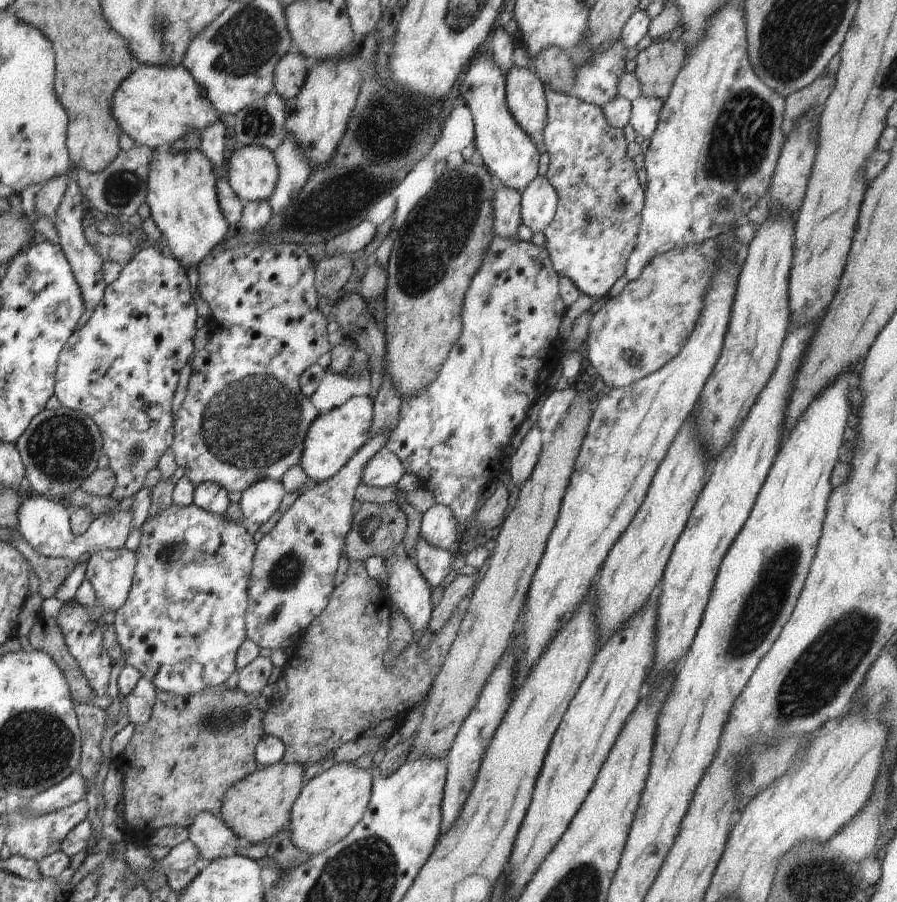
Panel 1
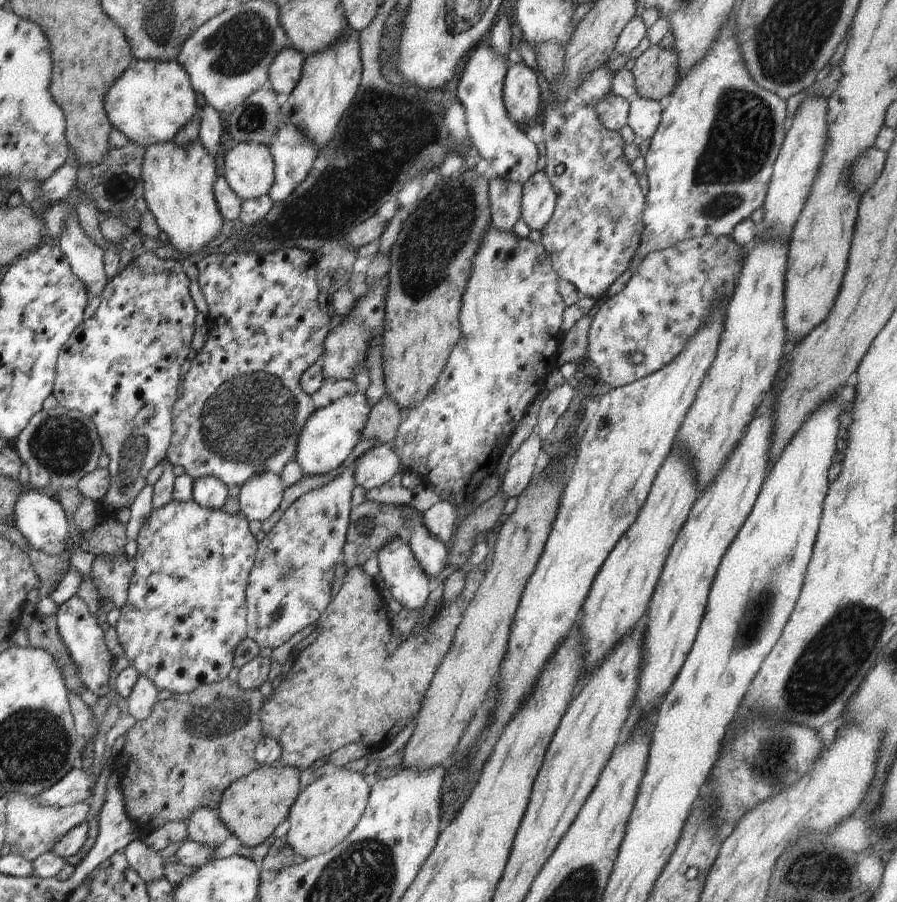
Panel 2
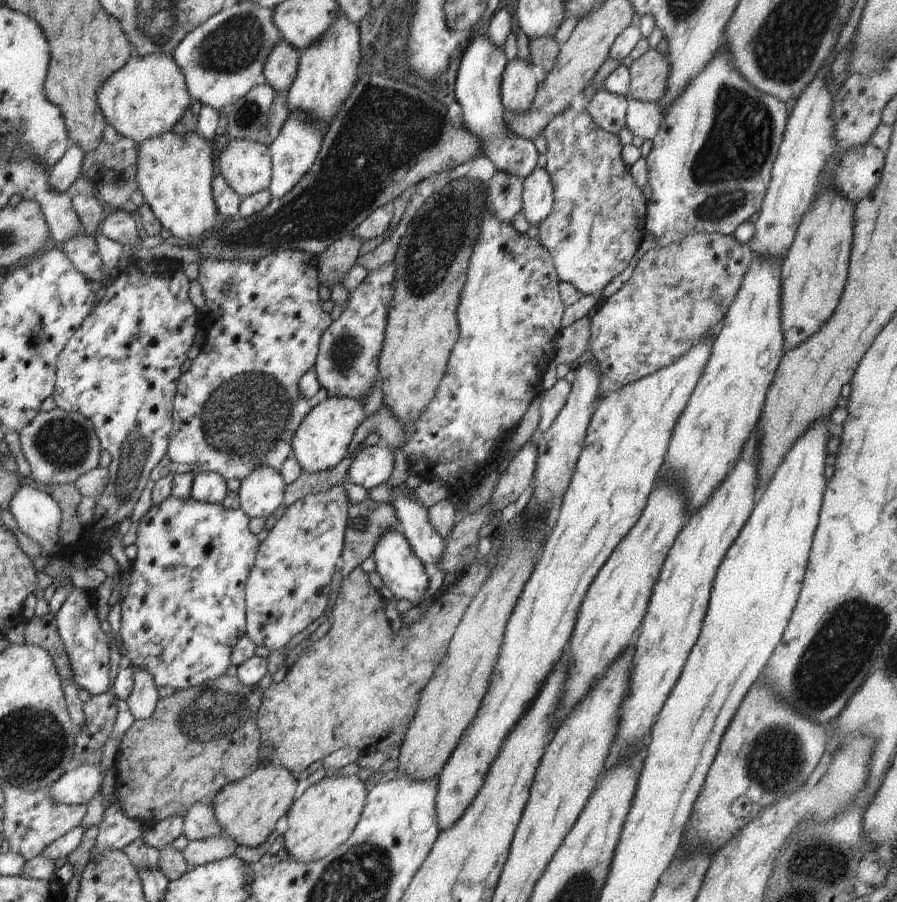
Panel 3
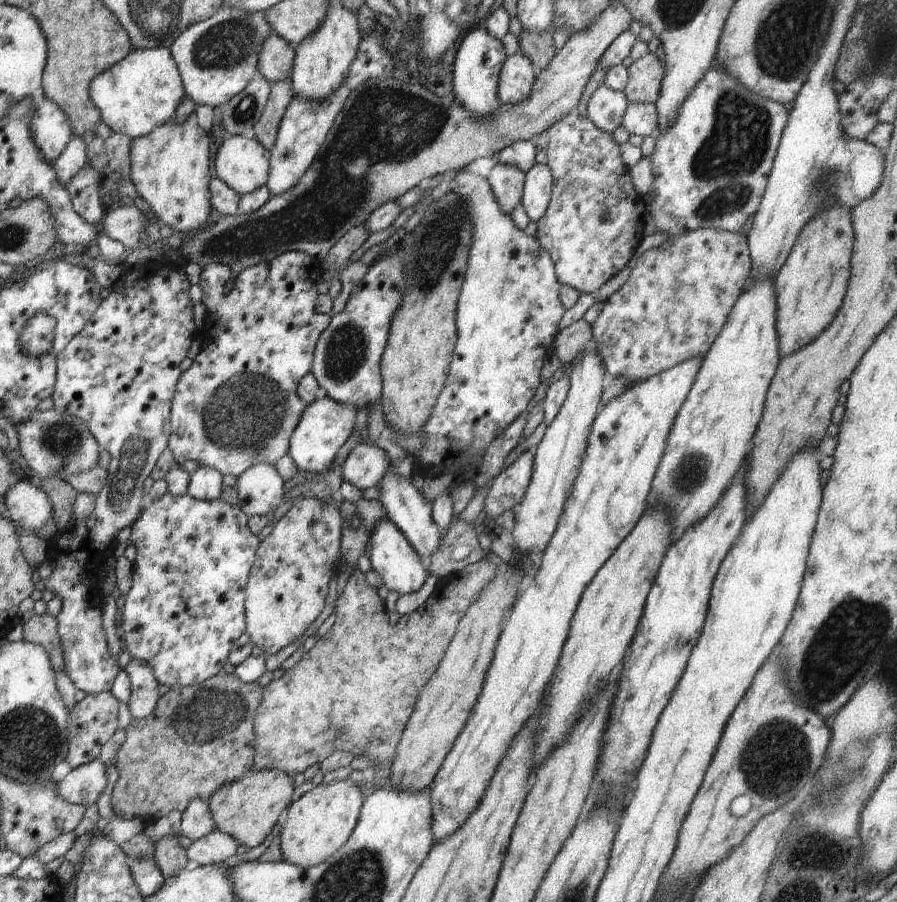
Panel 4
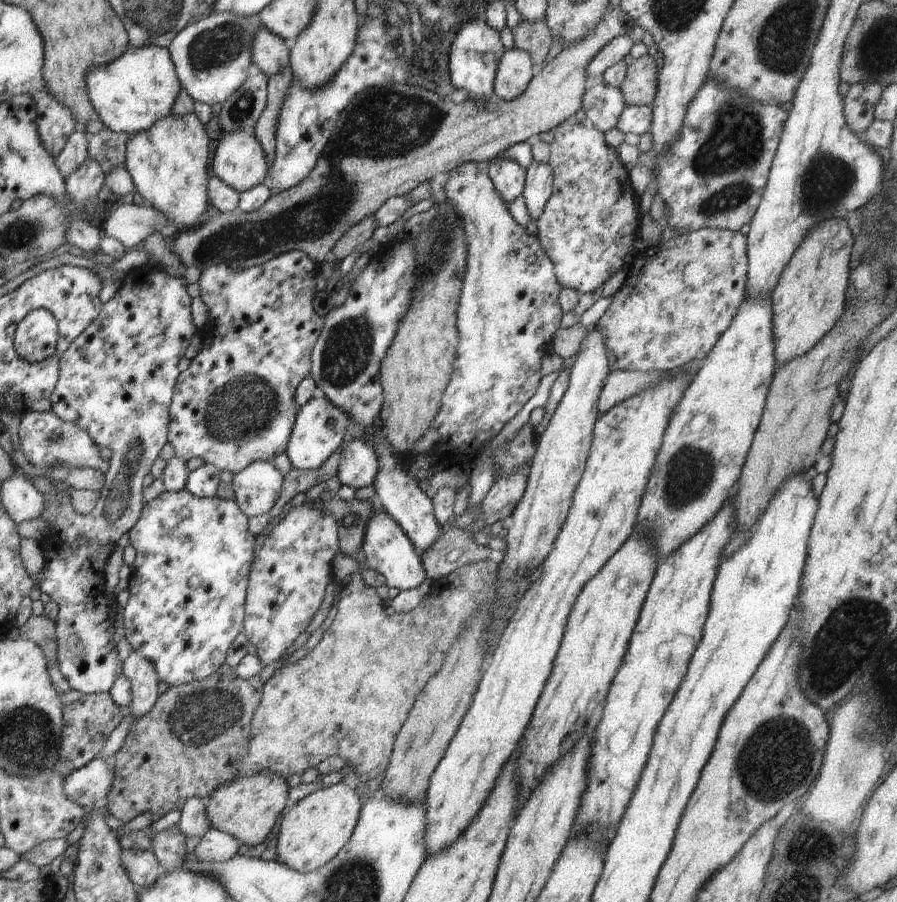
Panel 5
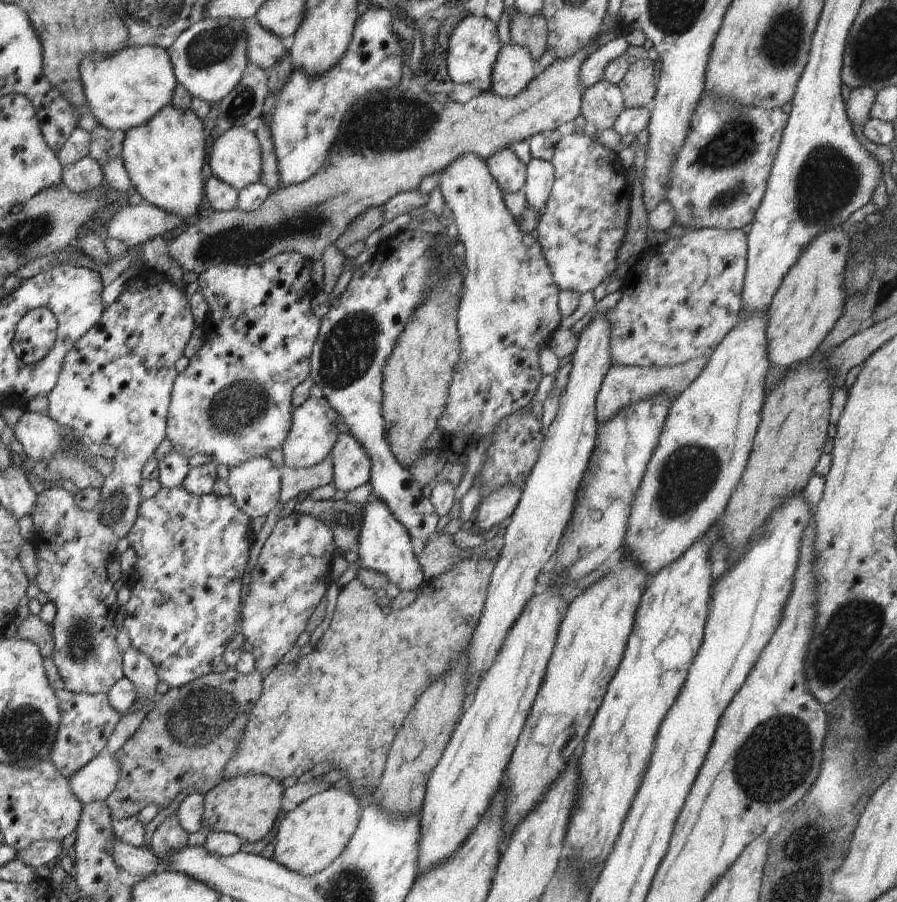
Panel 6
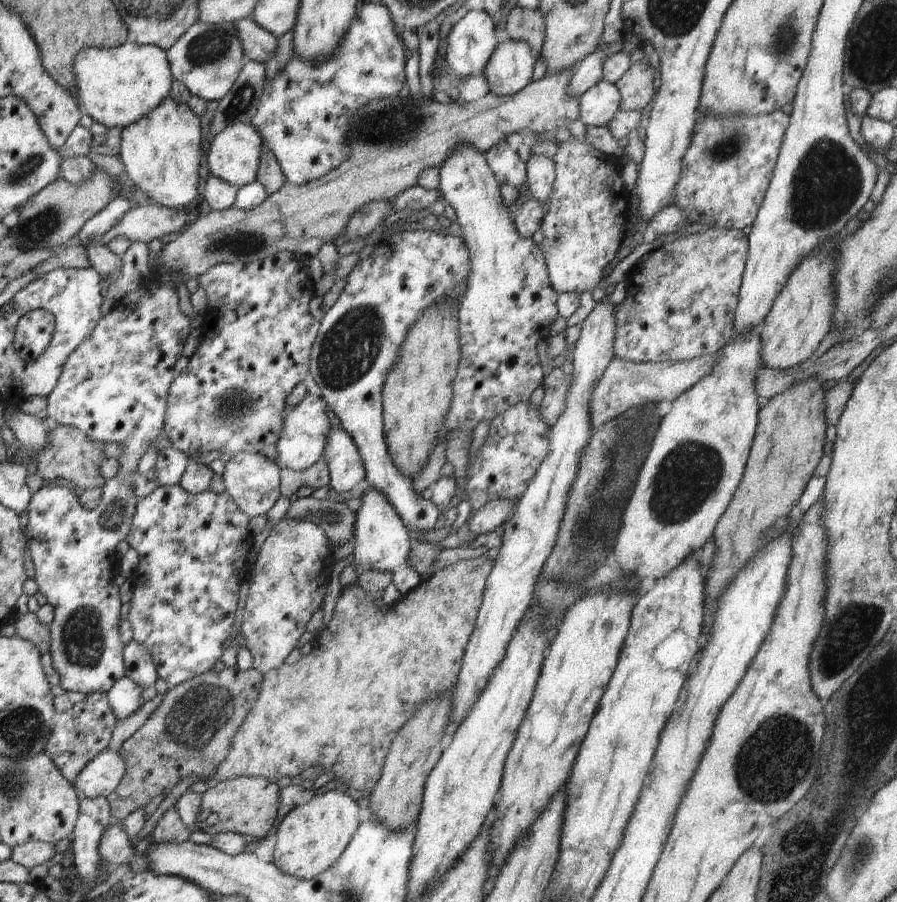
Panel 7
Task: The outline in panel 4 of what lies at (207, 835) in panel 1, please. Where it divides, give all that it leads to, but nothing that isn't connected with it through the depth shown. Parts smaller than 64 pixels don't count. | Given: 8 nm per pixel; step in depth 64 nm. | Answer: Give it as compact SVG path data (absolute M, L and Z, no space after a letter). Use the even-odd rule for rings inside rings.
M200 798L187 804L181 815L180 834L187 836L190 840L198 840L217 829L207 801Z

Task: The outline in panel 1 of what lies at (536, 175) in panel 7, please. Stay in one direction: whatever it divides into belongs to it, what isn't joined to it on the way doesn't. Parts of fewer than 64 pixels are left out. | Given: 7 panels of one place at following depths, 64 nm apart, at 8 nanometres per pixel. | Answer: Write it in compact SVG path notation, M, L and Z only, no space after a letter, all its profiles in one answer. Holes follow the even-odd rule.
M536 176L521 192L521 217L534 234L544 232L554 220L557 192L544 176Z

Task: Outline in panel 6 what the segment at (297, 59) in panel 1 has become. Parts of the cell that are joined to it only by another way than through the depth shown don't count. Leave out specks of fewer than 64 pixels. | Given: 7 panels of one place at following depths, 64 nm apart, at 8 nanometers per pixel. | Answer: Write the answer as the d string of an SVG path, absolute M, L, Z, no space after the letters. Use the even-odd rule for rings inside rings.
M246 20L246 54L250 61L264 71L272 68L278 60L286 56L282 39L269 30L262 28L257 22Z

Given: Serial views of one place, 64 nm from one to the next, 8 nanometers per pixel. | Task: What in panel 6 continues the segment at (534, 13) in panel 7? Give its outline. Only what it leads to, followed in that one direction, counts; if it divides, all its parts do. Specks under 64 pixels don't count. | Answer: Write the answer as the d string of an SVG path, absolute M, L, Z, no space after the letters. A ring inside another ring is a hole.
M516 9L509 20L511 44L526 48L534 61L540 60L546 52L548 36L546 19L538 14L526 14Z

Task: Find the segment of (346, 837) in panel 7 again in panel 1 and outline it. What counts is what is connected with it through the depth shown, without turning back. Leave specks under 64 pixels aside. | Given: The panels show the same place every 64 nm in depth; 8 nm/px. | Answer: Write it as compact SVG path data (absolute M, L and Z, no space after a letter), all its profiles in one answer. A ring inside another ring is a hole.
M352 762L335 764L303 785L298 798L290 810L290 830L287 833L290 844L310 856L324 852L343 838L362 820L368 803L371 788L370 769L360 769Z

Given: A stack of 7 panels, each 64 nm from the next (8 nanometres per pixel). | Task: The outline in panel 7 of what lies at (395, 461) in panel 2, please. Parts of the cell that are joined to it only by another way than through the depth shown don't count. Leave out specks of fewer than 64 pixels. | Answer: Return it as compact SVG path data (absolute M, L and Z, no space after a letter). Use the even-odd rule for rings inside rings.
M336 423L326 436L326 448L322 452L322 457L330 471L330 486L338 493L351 491L365 478L356 445L348 433Z

